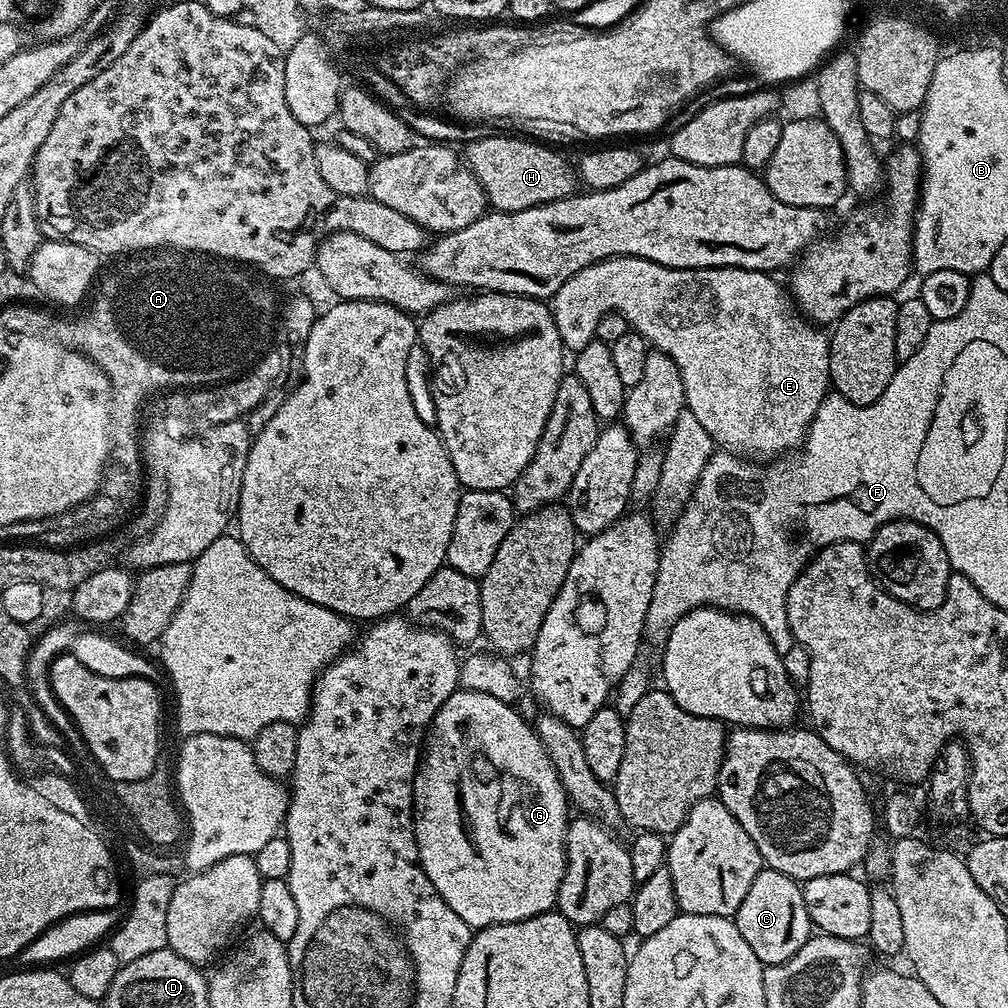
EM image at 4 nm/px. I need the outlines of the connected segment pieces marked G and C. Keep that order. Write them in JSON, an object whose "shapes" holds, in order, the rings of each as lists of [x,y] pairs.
{"shapes":[[[[461,687],[434,714],[432,725],[428,727],[424,738],[424,746],[420,758],[420,767],[416,770],[416,781],[412,787],[412,810],[414,813],[414,831],[416,845],[420,855],[422,870],[426,870],[426,878],[442,894],[446,906],[462,918],[473,930],[488,928],[492,924],[506,922],[522,922],[526,918],[534,918],[543,912],[551,912],[556,908],[556,895],[562,886],[562,878],[566,870],[566,846],[564,839],[570,819],[568,795],[564,792],[562,782],[554,770],[554,762],[546,754],[543,742],[538,738],[535,727],[528,724],[516,713],[511,704],[499,701],[491,694],[476,693],[474,690]]],[[[767,866],[761,867],[754,878],[746,898],[742,898],[742,906],[738,906],[734,921],[764,966],[781,964],[798,954],[814,932],[812,919],[806,910],[803,887],[786,874]]]]}

